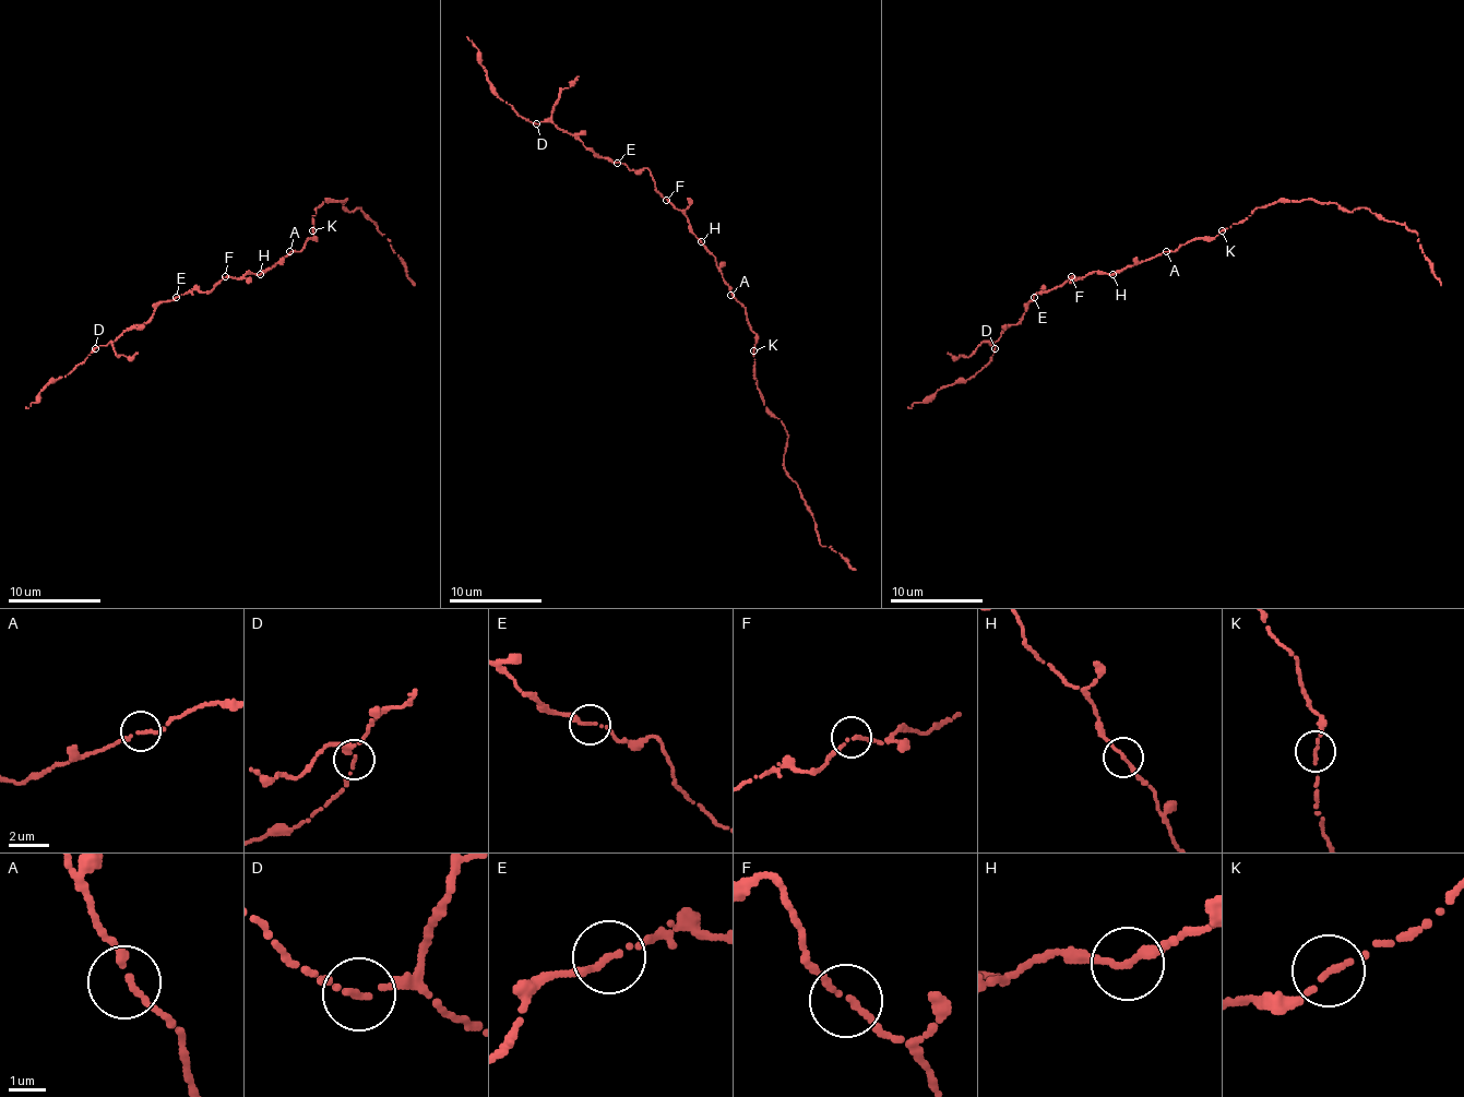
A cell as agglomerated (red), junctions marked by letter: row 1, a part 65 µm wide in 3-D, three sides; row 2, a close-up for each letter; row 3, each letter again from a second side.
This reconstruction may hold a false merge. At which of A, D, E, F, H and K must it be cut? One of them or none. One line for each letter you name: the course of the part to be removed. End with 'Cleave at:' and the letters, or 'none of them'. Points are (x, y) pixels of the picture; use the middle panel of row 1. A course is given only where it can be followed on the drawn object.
Cleave at: none of them

